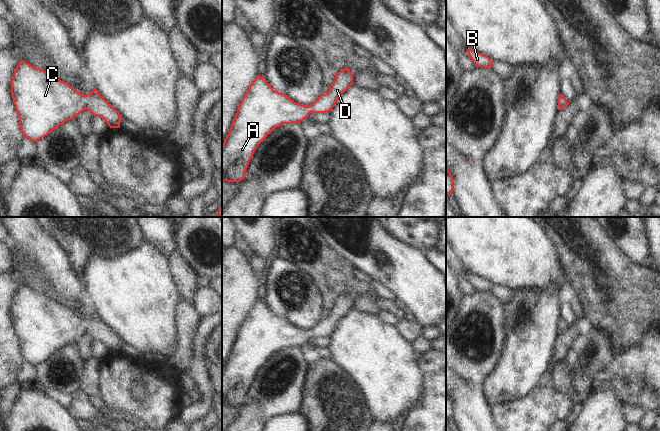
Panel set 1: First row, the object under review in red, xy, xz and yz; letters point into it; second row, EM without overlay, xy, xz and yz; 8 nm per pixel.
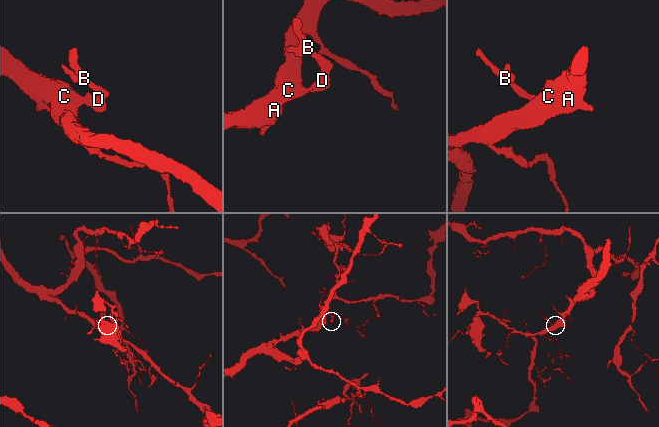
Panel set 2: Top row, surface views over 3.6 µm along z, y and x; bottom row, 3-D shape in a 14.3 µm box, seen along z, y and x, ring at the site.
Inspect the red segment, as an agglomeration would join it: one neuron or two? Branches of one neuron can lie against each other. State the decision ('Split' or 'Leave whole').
Leave whole.

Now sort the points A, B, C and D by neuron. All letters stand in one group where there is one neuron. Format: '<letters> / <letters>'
A B C D

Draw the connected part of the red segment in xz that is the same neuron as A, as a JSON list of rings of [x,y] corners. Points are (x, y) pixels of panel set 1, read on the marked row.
[[[342,69],[327,93],[305,106],[274,91],[264,76],[257,75],[243,97],[222,145],[222,181],[243,180],[256,148],[269,133],[284,124],[300,124],[311,112],[329,112],[352,84],[350,69]]]

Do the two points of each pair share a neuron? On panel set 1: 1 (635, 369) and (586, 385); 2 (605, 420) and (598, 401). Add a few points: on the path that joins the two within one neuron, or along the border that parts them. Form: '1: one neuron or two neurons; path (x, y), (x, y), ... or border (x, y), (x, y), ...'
1: two neurons; border (609, 363), (594, 373), (593, 381)
2: one neuron; path (601, 415), (601, 410), (598, 406)

